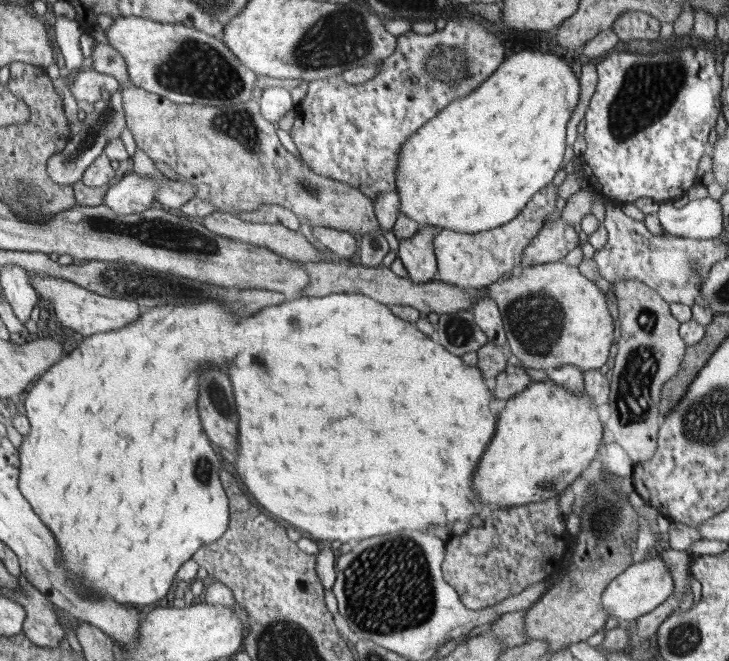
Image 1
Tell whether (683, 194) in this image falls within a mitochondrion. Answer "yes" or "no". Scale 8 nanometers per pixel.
no

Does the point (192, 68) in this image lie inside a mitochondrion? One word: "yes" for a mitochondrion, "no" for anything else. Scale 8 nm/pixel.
yes

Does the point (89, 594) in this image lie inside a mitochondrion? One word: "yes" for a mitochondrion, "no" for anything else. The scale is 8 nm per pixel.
no

